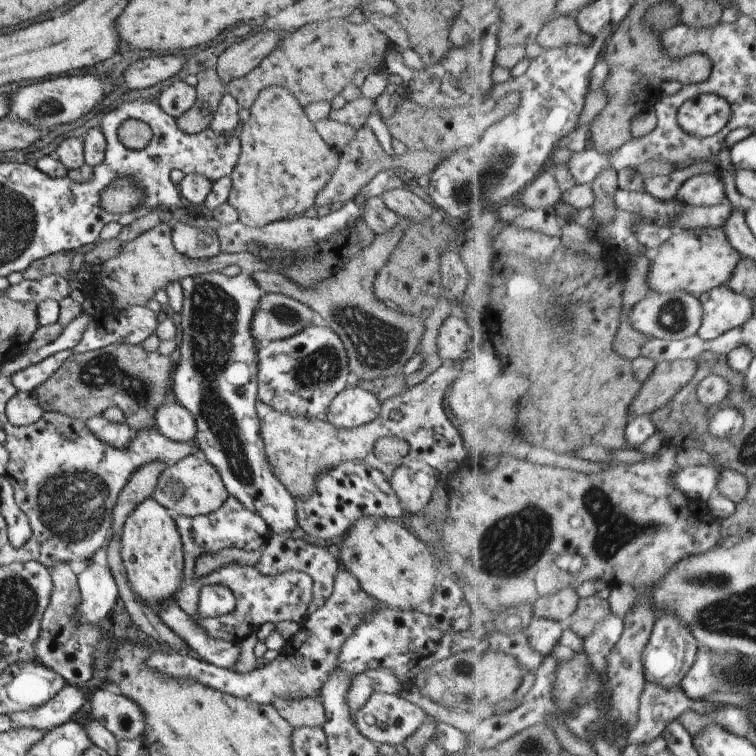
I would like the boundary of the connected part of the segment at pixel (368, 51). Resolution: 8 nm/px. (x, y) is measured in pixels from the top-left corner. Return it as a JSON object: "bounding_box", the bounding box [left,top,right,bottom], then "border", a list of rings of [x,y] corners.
{"bounding_box":[227,19,392,110],"border":[[[347,19],[316,21],[301,26],[290,33],[254,70],[240,78],[232,79],[227,84],[227,92],[236,98],[240,108],[246,108],[246,110],[254,104],[256,97],[263,88],[276,85],[286,87],[292,92],[299,100],[302,108],[321,100],[331,102],[350,82],[353,82],[353,78],[359,72],[372,73],[382,70],[385,55],[392,49],[391,40],[367,20],[359,24],[350,23]]]}

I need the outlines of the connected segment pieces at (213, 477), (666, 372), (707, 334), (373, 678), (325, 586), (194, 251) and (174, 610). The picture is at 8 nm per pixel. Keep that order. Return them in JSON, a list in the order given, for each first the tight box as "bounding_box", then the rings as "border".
[{"bounding_box":[154,451,229,515],"border":[[[202,451],[188,455],[161,472],[154,490],[154,497],[172,514],[205,515],[218,510],[229,497],[219,472],[206,459]]]},{"bounding_box":[633,358,698,420],"border":[[[698,358],[659,363],[634,402],[633,420],[654,414],[666,406],[684,386],[688,386],[698,370],[697,360]]]},{"bounding_box":[700,284,754,341],"border":[[[729,284],[716,287],[700,296],[705,306],[705,319],[700,336],[711,341],[744,326],[754,316],[754,304],[746,295],[736,292]]]},{"bounding_box":[347,668,406,713],"border":[[[369,668],[352,677],[347,692],[347,703],[351,712],[357,713],[375,692],[391,695],[400,693],[406,684],[393,673],[393,670]]]},{"bounding_box":[257,533,342,614],"border":[[[282,533],[281,535],[272,535],[268,538],[266,544],[264,544],[264,552],[259,559],[257,565],[258,572],[265,575],[275,575],[281,572],[288,572],[288,570],[301,570],[306,572],[312,577],[313,597],[310,601],[307,614],[318,610],[321,606],[324,606],[325,600],[330,598],[333,591],[333,584],[336,573],[342,568],[338,559],[335,559],[330,552],[325,548],[317,545],[308,544],[306,541],[288,536],[288,533]]]},{"bounding_box":[171,223,221,260],"border":[[[176,223],[171,237],[175,249],[192,260],[209,259],[221,253],[219,238],[210,227],[196,228],[187,223]]]},{"bounding_box":[157,599,241,670],"border":[[[168,599],[167,603],[157,610],[157,615],[192,648],[192,652],[197,652],[199,658],[231,670],[237,664],[241,654],[240,645],[209,637],[207,632],[180,608],[175,599]]]}]

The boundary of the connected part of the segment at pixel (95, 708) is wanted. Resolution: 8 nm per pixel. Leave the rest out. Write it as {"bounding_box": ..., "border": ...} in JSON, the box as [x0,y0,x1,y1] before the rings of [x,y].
{"bounding_box":[90,689,145,739],"border":[[[98,689],[90,698],[92,718],[103,724],[117,739],[143,738],[145,718],[140,707],[122,694],[114,694],[107,689]]]}

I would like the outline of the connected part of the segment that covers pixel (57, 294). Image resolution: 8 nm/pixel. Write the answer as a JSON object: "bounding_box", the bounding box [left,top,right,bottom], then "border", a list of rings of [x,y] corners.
{"bounding_box":[5,275,71,303],"border":[[[60,275],[45,276],[37,281],[24,279],[17,285],[9,285],[5,290],[5,295],[13,301],[21,303],[36,303],[54,299],[58,302],[71,296],[70,283]]]}

